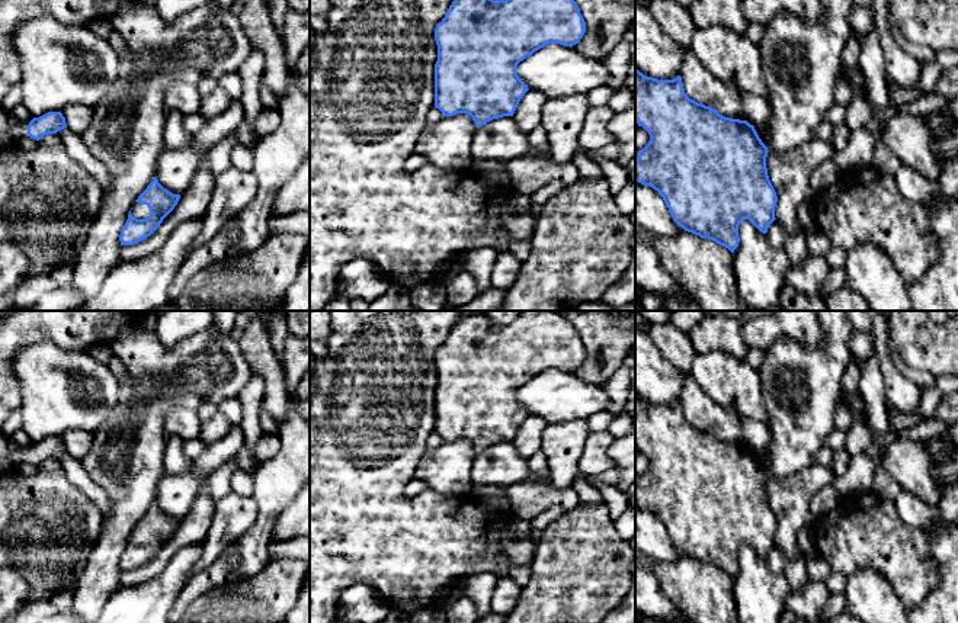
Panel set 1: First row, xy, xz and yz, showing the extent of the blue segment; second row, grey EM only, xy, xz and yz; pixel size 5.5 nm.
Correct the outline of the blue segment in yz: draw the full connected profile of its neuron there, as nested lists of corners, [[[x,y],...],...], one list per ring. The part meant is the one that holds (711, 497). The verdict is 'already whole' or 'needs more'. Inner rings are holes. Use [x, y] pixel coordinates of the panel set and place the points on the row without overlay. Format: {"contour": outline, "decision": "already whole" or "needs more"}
{"contour": [[[637,394],[635,447],[650,460],[635,485],[635,507],[659,517],[677,550],[731,578],[738,572],[738,550],[743,545],[749,545],[760,558],[768,558],[776,545],[778,521],[768,501],[768,472],[753,450],[725,443],[689,424],[680,401],[657,405]]], "decision": "already whole"}

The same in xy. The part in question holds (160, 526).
{"contour": [[[157,502],[138,521],[128,545],[121,555],[121,571],[132,571],[150,562],[174,534],[180,520],[173,520],[164,514]]], "decision": "needs more"}

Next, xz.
{"contour": [[[523,311],[506,325],[493,325],[484,314],[459,318],[435,354],[435,433],[443,441],[467,439],[477,453],[513,441],[529,415],[516,392],[548,369],[573,372],[586,357],[577,328],[558,311]]], "decision": "already whole"}

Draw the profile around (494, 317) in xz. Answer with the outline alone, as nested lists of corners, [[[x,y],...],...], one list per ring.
[[[486,311],[484,315],[493,325],[506,325],[516,319],[523,311]]]

